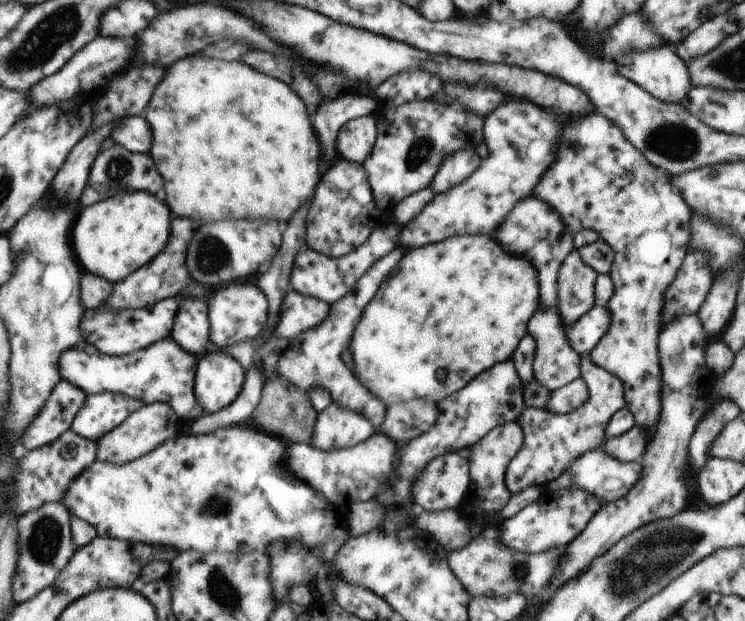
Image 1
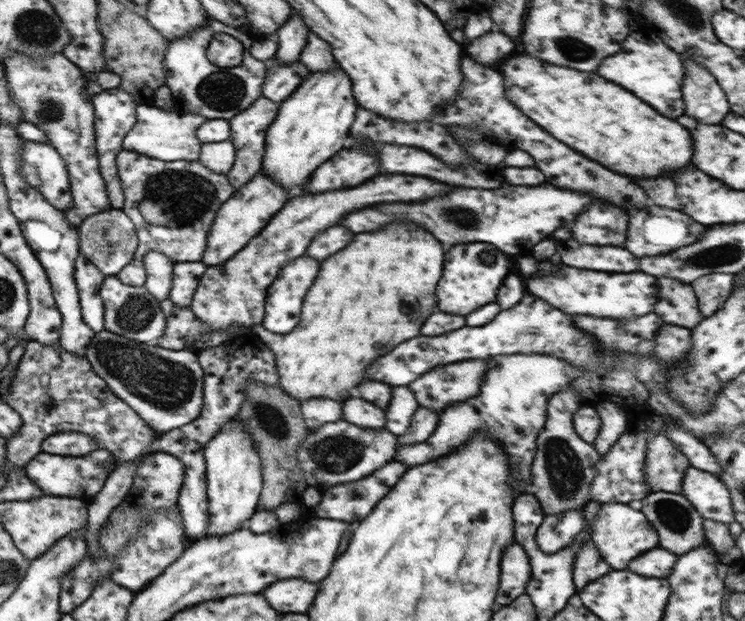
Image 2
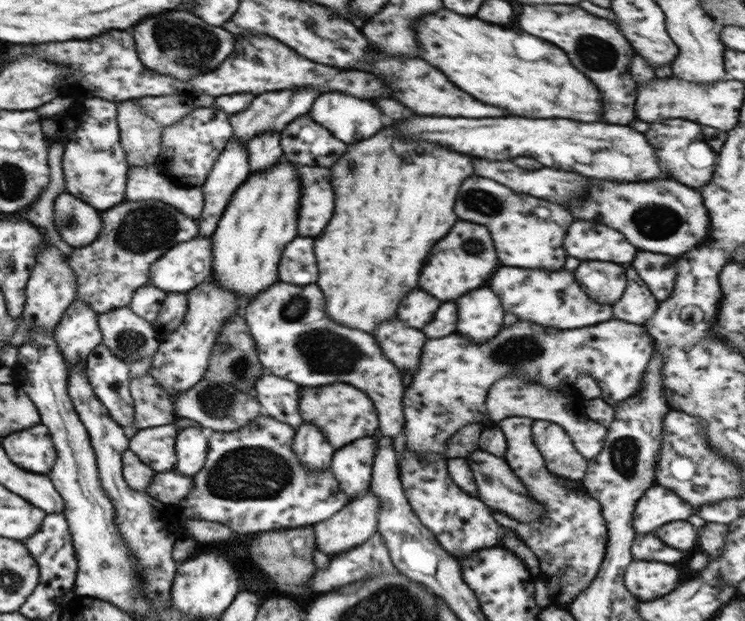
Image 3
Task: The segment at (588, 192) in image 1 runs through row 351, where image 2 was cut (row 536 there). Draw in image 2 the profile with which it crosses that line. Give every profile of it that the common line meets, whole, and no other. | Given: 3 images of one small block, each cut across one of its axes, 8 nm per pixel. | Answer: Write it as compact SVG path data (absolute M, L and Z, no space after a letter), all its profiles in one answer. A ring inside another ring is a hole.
M604 503L592 524L592 542L600 551L602 559L612 566L613 570L624 570L632 559L646 551L659 546L659 536L648 517L637 505L622 503Z

